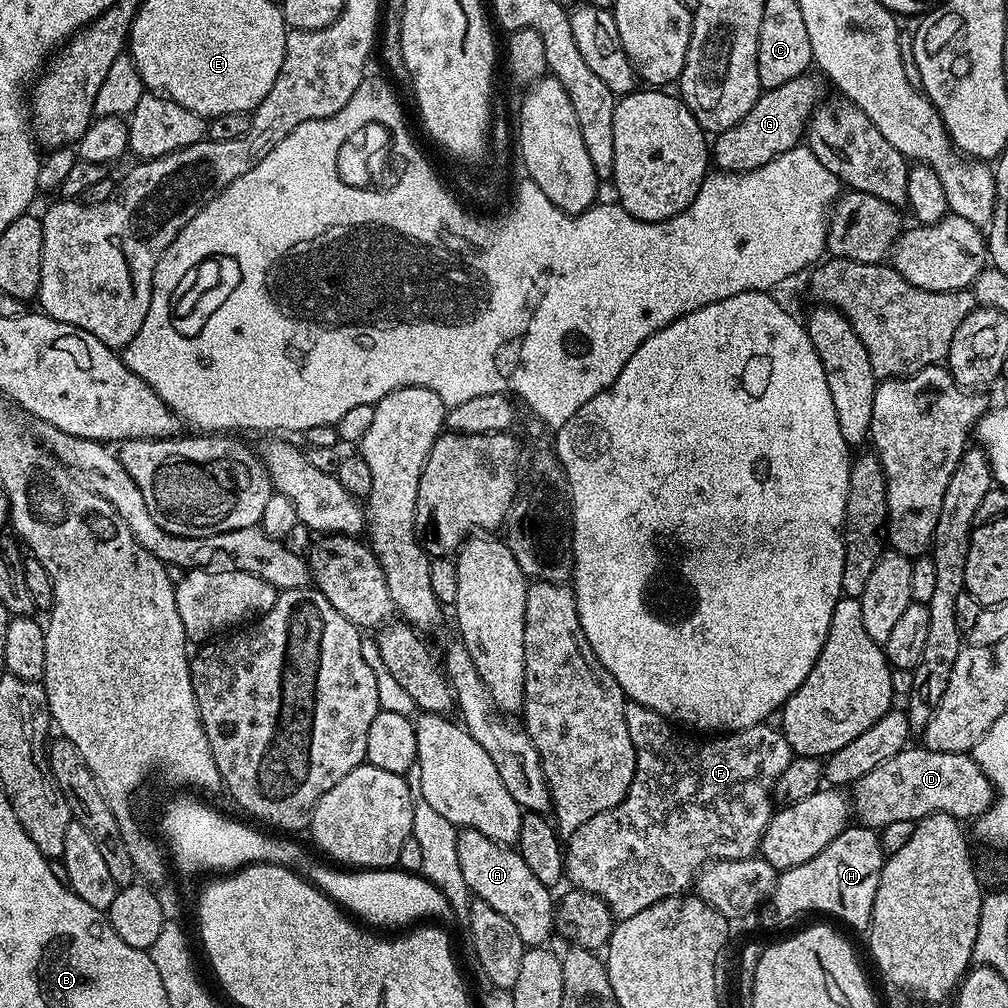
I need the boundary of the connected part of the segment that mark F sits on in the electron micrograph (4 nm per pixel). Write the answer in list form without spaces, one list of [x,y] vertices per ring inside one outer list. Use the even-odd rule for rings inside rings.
[[[625,703],[624,713],[626,714],[626,726],[630,730],[630,742],[634,742],[634,750],[636,751],[634,782],[623,802],[602,814],[594,814],[594,818],[590,818],[590,822],[582,822],[582,826],[578,826],[578,830],[574,830],[574,834],[567,837],[566,847],[564,848],[564,871],[567,883],[572,883],[569,885],[573,889],[589,892],[598,898],[602,898],[608,903],[608,909],[612,911],[612,915],[617,921],[638,914],[638,910],[646,910],[646,906],[654,906],[654,902],[658,902],[662,898],[687,893],[693,887],[697,872],[704,865],[711,864],[713,860],[753,859],[760,851],[762,834],[766,830],[774,811],[776,779],[778,774],[782,774],[782,770],[786,770],[786,766],[790,766],[794,755],[783,731],[779,727],[771,728],[771,723],[768,722],[743,728],[740,732],[716,734],[711,738],[695,740],[694,737],[687,736],[687,734],[692,734],[681,730],[673,721],[641,704]]]

